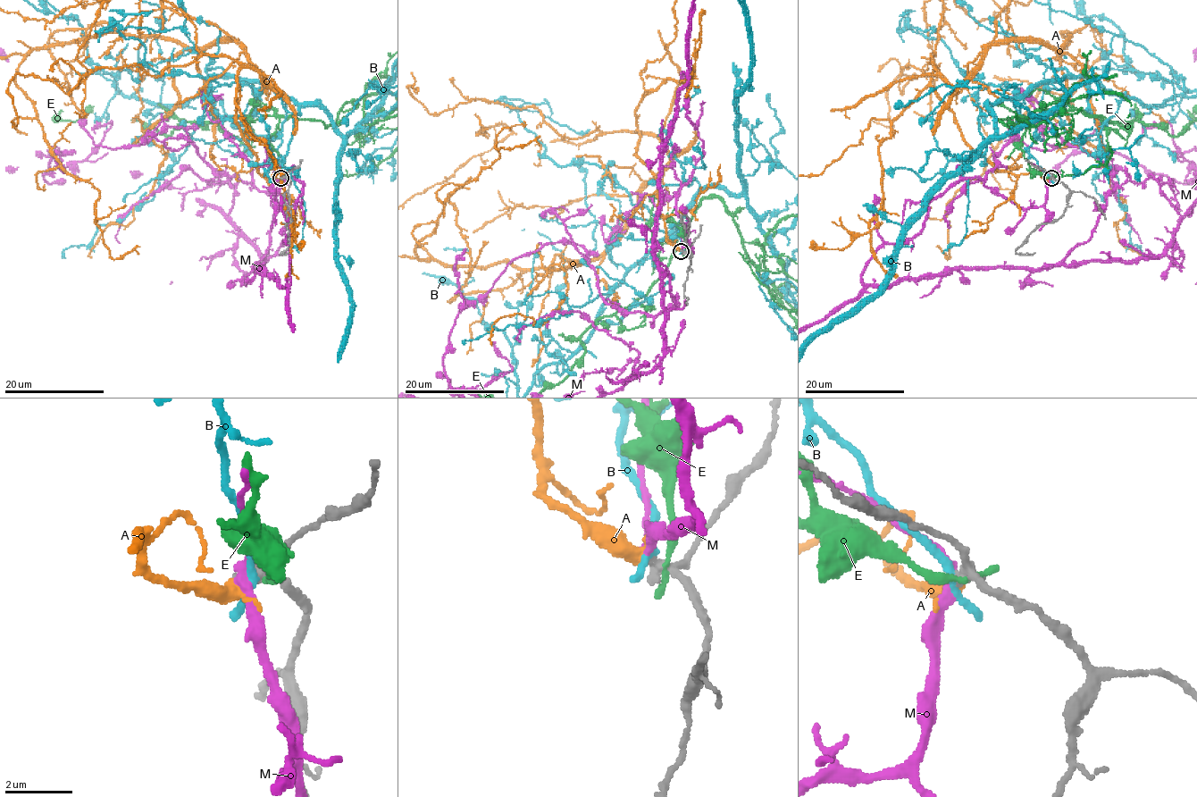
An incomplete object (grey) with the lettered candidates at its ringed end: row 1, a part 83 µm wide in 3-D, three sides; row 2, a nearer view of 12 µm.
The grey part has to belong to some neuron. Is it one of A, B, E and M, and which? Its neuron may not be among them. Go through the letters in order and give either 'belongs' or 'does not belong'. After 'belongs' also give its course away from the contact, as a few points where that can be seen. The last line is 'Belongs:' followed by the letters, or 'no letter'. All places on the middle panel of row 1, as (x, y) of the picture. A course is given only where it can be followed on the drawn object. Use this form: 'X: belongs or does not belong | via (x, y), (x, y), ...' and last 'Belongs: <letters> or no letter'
A: belongs | via (682, 251), (638, 130), (670, 158), (599, 255), (561, 268), (415, 255), (495, 144), (539, 136)
B: does not belong
E: does not belong
M: does not belong
Belongs: A

